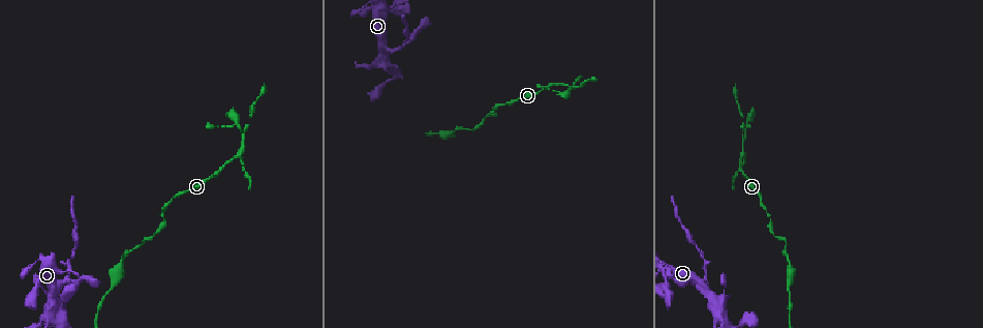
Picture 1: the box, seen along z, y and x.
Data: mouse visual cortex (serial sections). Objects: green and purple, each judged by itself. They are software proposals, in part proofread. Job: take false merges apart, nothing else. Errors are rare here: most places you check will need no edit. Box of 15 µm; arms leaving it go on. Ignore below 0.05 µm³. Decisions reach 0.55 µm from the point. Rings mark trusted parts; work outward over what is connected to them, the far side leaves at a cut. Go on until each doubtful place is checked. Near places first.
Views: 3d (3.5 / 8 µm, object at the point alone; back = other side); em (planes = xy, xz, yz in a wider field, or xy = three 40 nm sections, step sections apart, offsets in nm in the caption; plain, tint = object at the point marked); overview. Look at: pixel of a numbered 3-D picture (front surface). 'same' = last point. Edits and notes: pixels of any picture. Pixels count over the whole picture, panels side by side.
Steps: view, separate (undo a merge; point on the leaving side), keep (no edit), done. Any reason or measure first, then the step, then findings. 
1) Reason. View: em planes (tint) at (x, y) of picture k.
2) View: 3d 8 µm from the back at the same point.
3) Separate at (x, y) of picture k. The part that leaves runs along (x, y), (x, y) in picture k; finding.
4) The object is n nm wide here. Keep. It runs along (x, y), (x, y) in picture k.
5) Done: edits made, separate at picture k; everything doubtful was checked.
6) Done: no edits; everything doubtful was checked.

Narrows sharply. View: 3d 3.5 µm from the back at (242, 136) of picture 1.

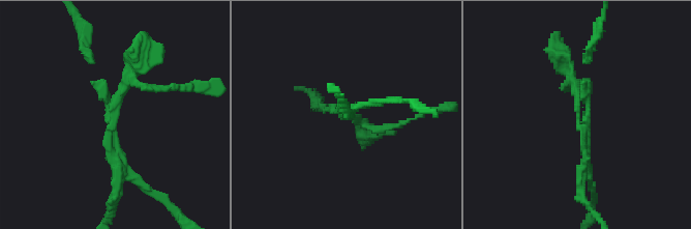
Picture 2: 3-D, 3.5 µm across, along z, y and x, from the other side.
Shape alone is not enough. View: em xy step 2 (tint) at (579, 118) of picture 2.

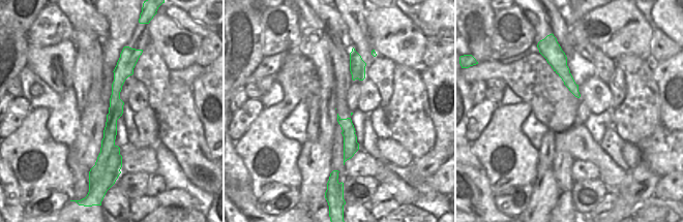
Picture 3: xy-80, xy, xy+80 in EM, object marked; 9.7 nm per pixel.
Separate at (368, 129) of picture 2. A border runs along (115, 146), (104, 170) in picture 3; two cells meet here.

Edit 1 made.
View: overview.

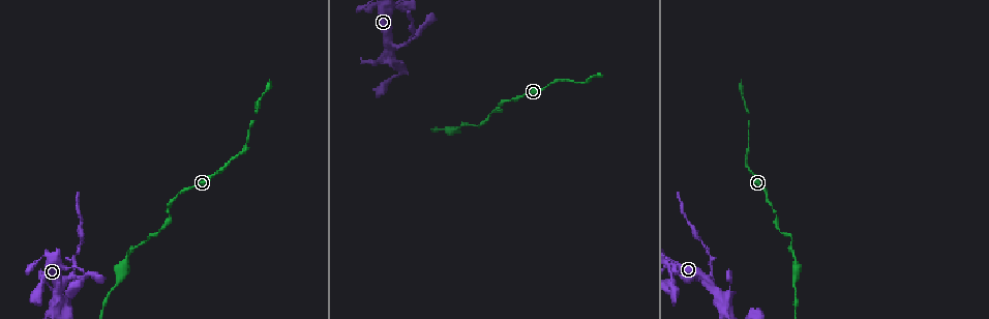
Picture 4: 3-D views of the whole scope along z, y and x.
Four-way junction. View: 3d 3.5 µm at (389, 41) of picture 4.

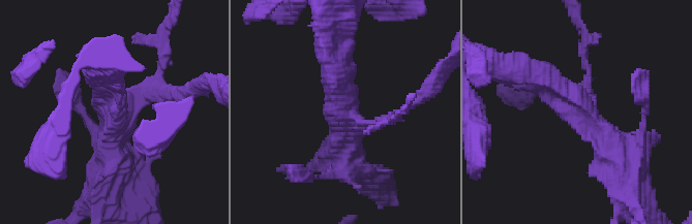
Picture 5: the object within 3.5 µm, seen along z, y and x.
4 arms meet here; the arms are 150, 150, 350, 350 nm wide. View: em xy step 3 (tint) at (113, 103) of picture 5.

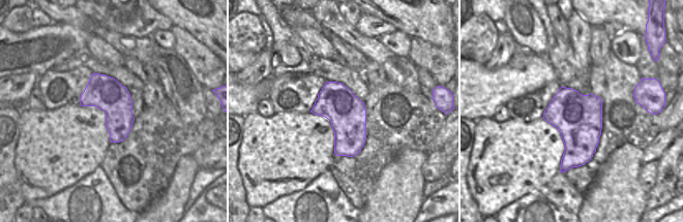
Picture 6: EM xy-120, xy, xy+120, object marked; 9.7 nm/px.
Separate at (176, 89) of picture 5. Two cells meet here.

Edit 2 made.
Done: edits made, separate at picture 2, separate at picture 5; everything doubtful was checked.

